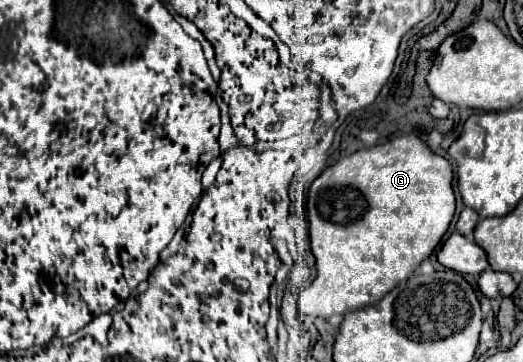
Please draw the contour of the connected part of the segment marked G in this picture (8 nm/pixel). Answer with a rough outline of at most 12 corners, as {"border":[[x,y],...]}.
{"border":[[417,135],[311,185],[297,309],[375,305],[443,239],[451,163]]}

